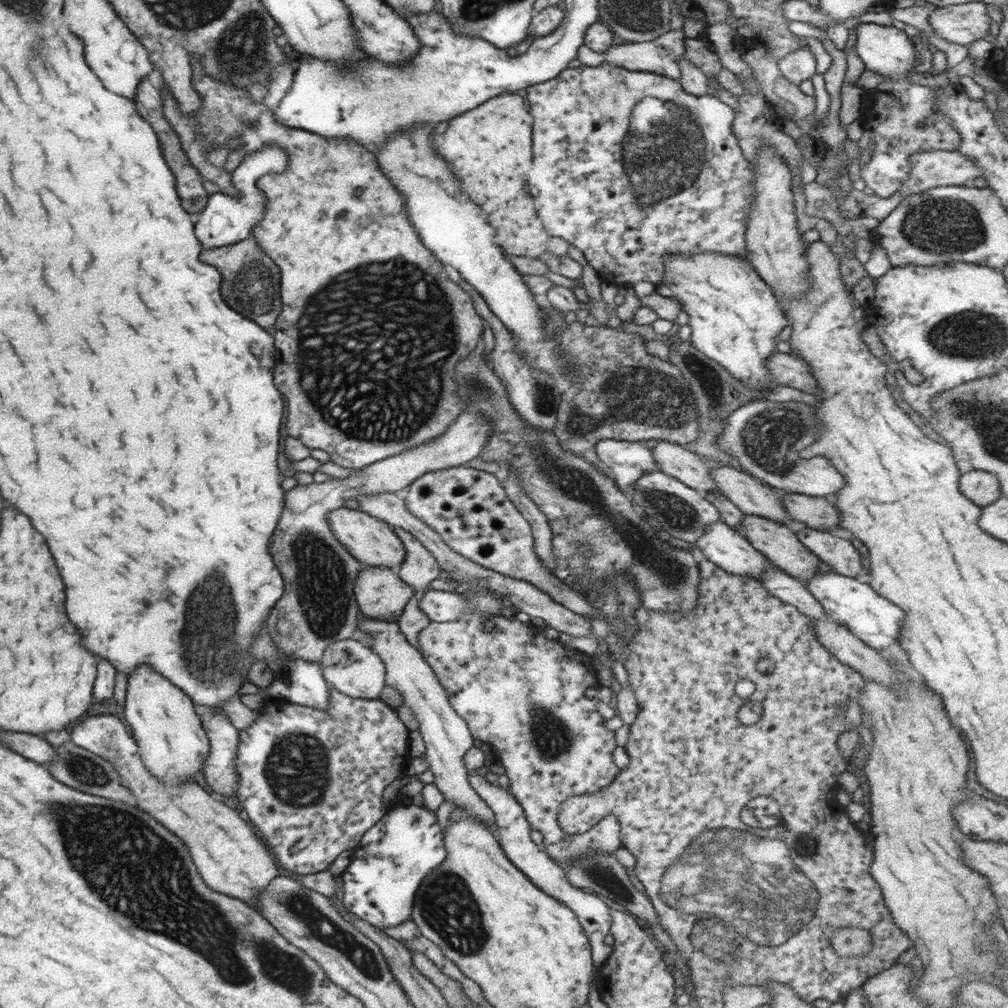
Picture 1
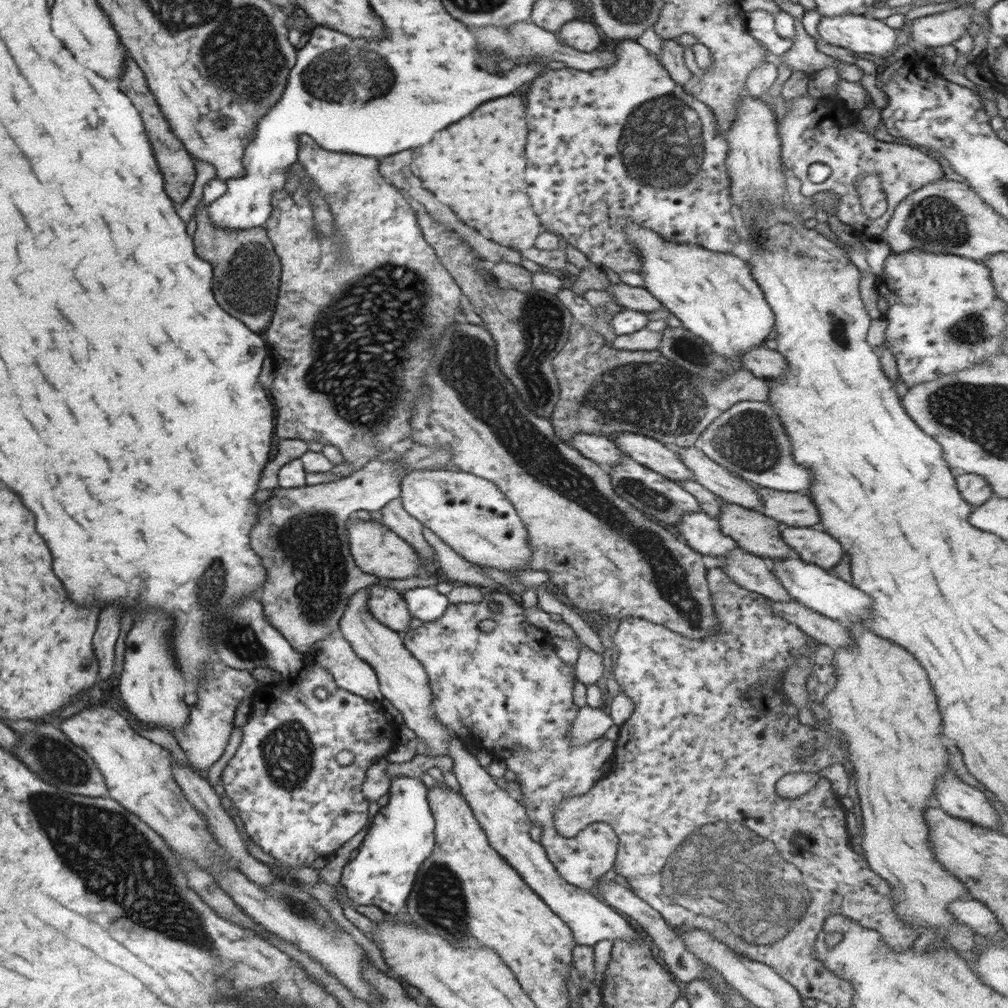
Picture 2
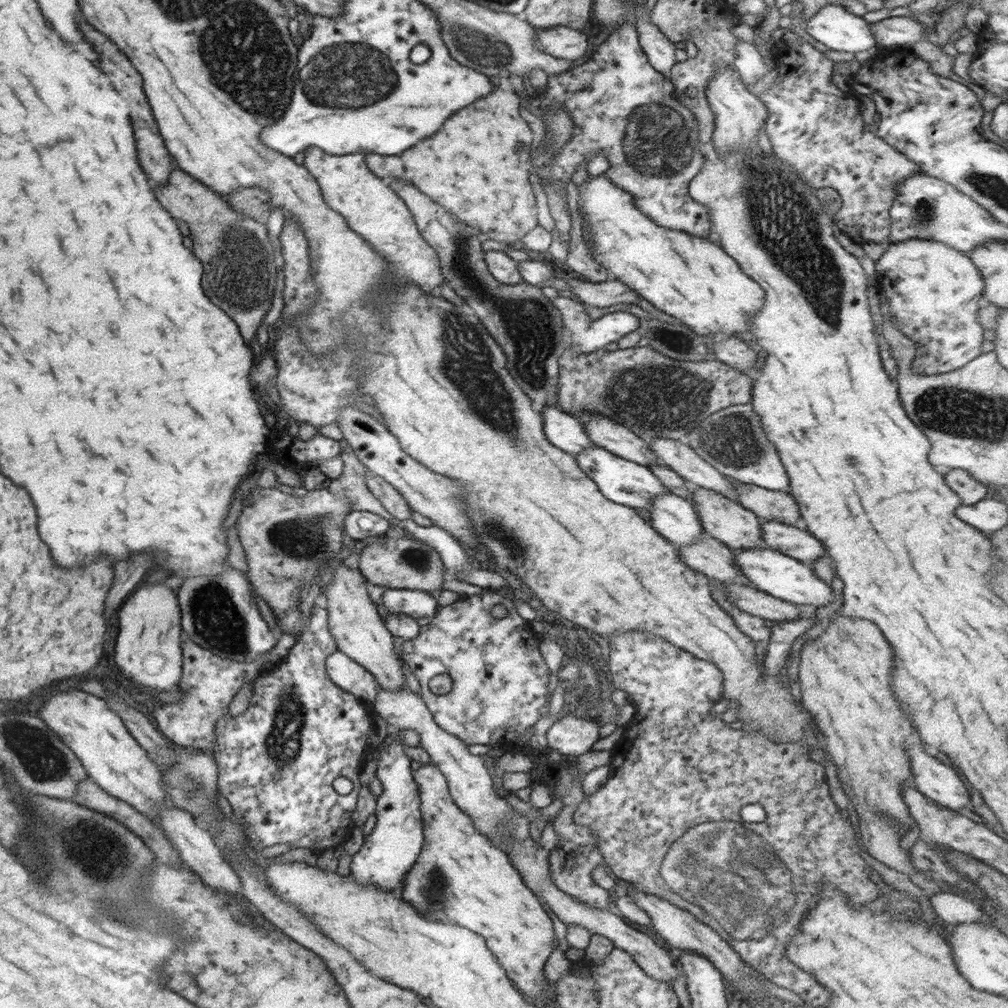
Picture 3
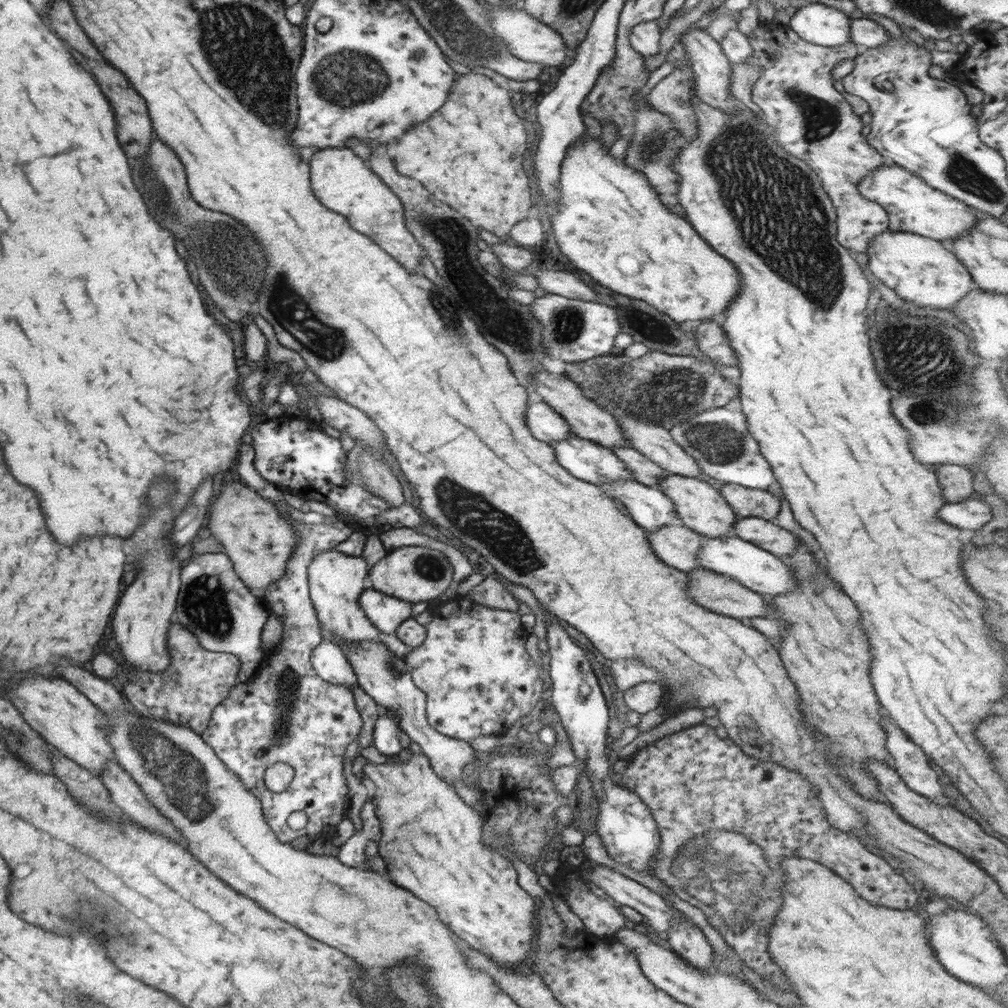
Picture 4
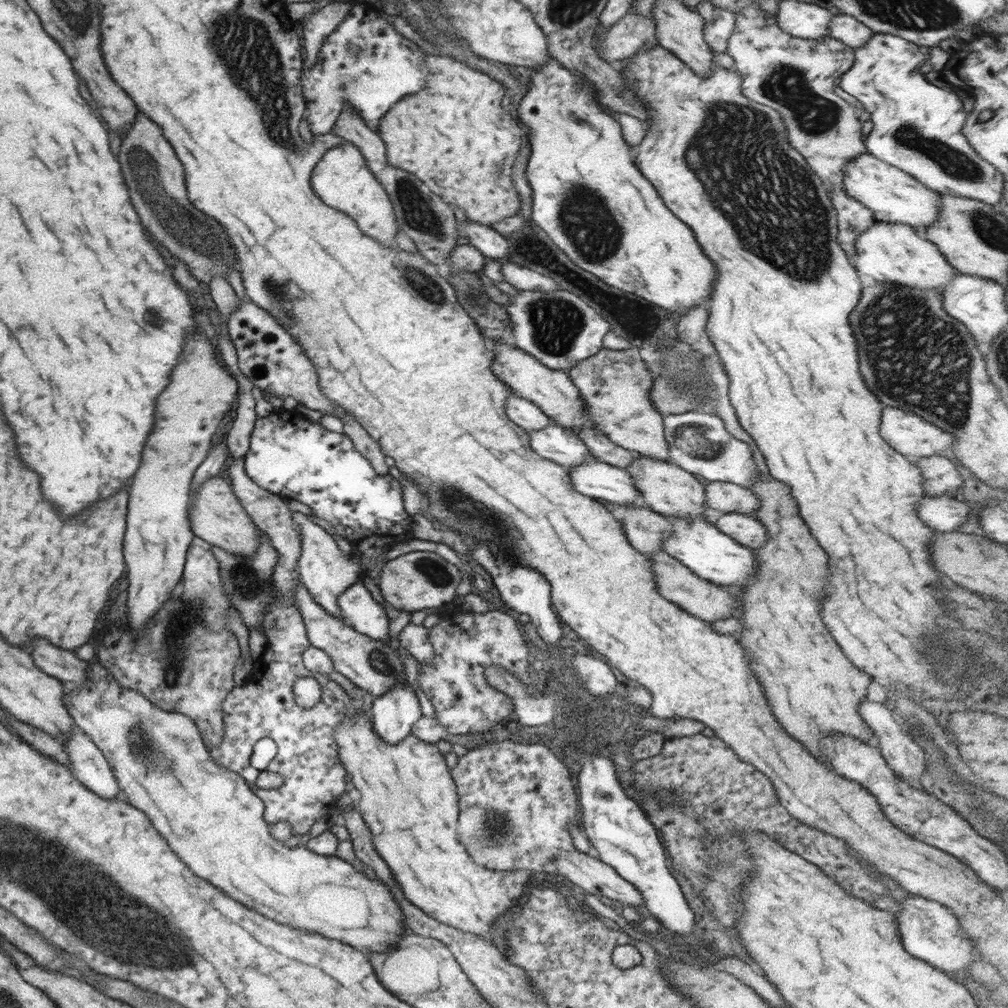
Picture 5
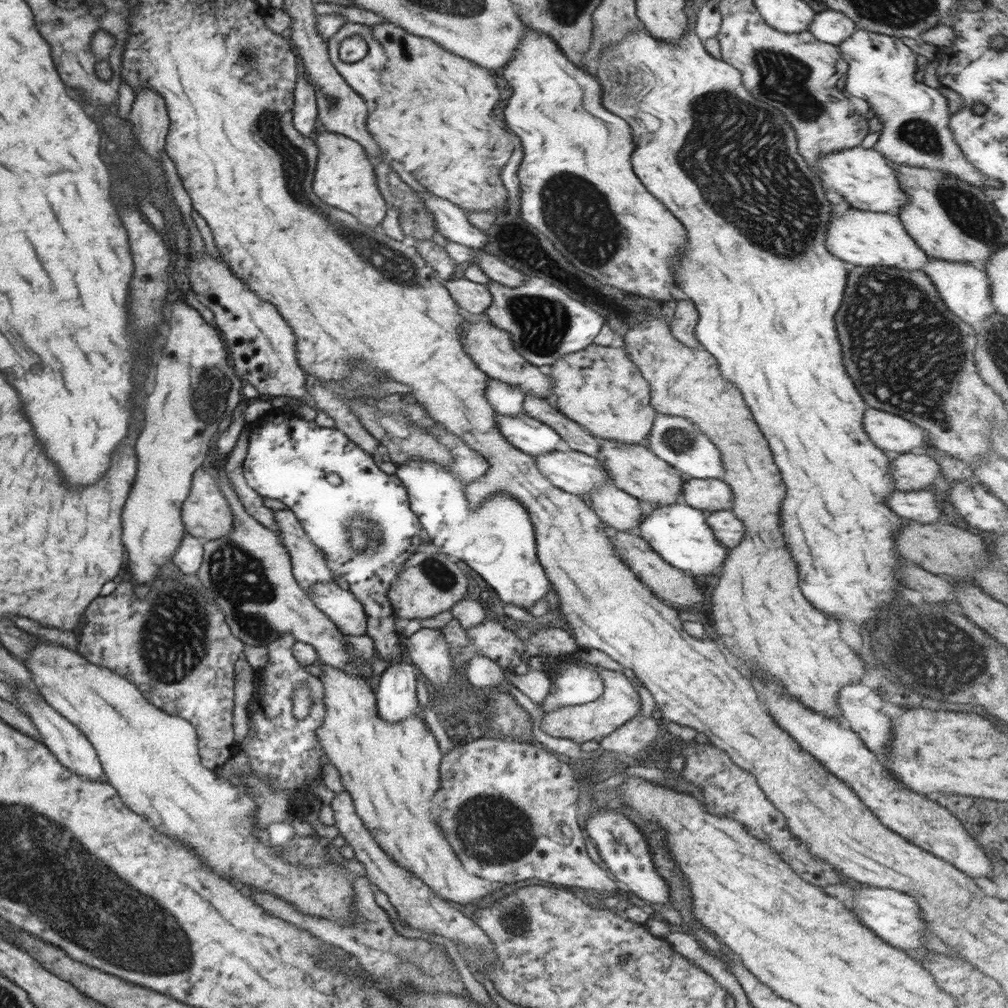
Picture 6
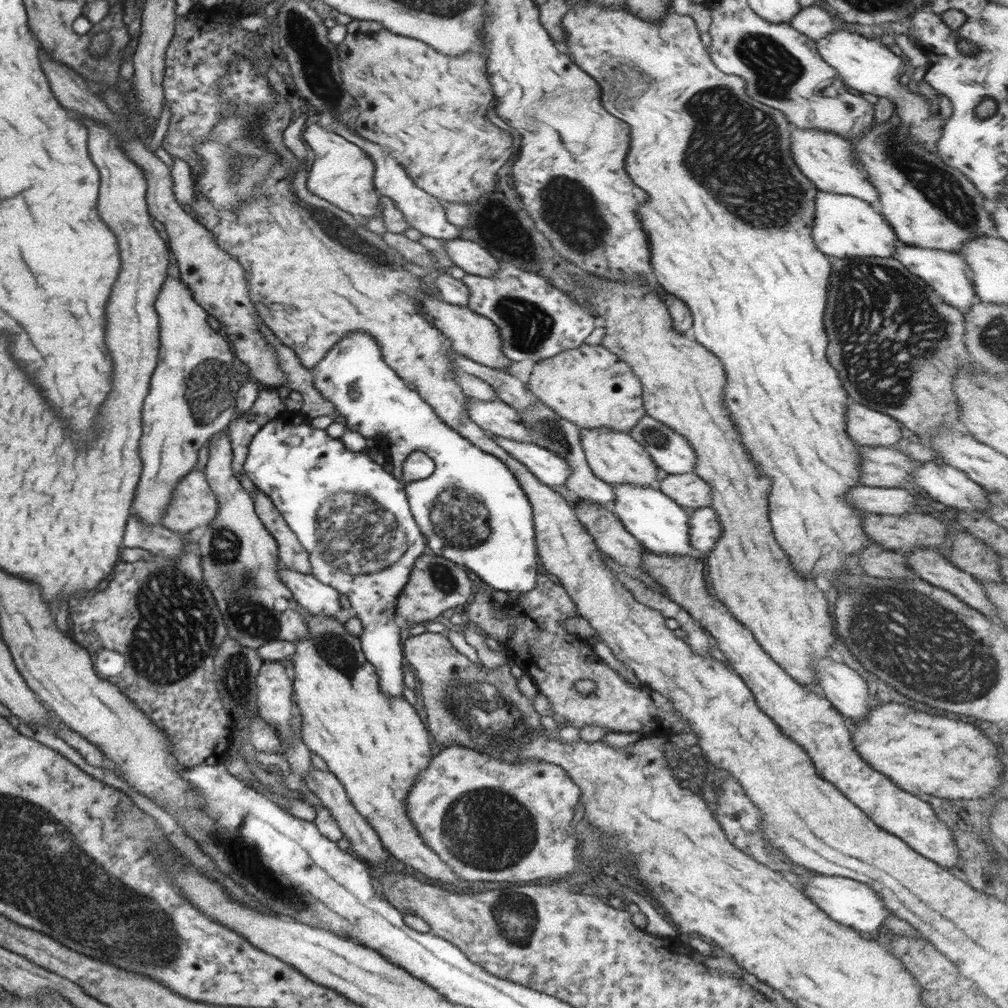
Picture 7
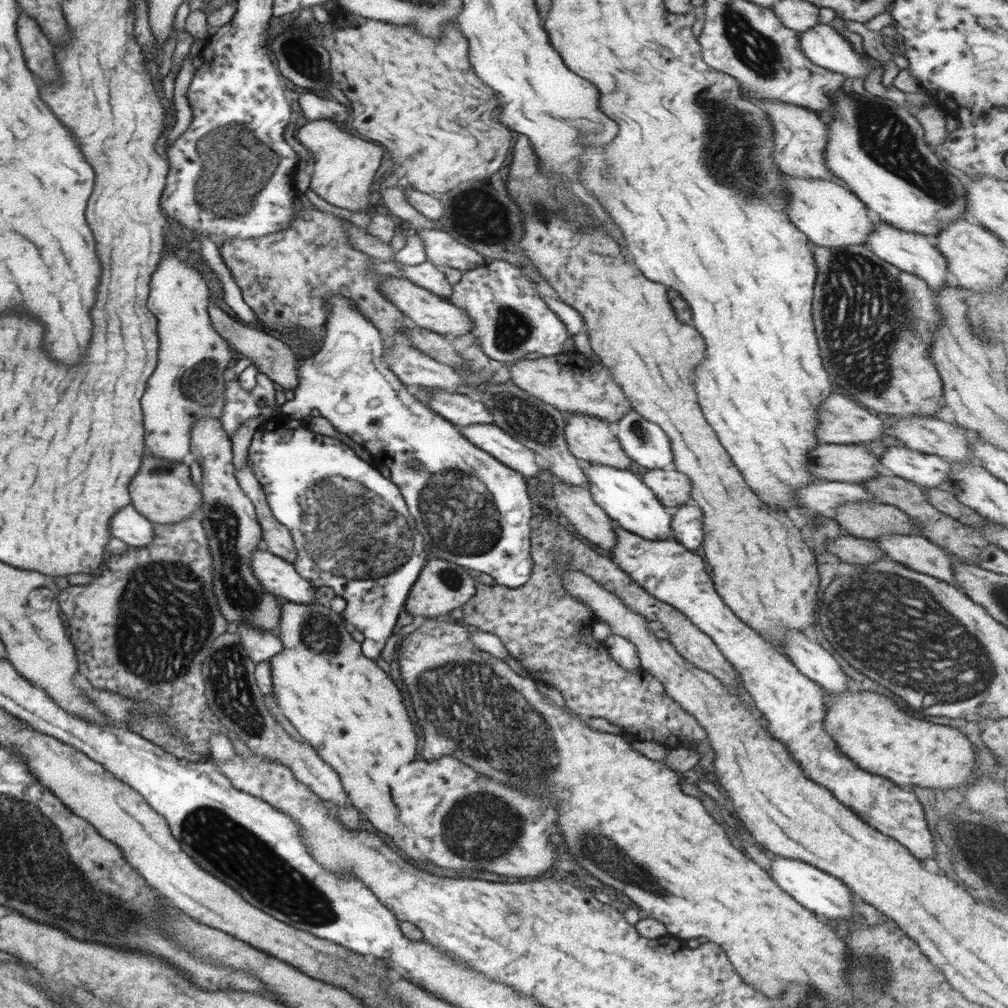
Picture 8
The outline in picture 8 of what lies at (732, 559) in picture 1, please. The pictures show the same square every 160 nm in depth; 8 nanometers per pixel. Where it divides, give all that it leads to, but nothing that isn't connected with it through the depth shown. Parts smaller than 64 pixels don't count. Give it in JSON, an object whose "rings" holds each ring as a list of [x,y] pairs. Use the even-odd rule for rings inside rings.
{"rings":[[[474,423],[456,427],[478,448],[489,452],[496,460],[519,472],[525,478],[539,474],[544,467],[533,450],[526,448],[494,424]]]}

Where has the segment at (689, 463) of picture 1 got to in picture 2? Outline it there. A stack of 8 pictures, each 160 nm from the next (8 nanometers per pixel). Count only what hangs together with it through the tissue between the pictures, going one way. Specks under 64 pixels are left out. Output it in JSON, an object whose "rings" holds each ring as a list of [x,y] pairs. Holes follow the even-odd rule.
{"rings":[[[613,432],[608,437],[626,456],[666,478],[673,481],[694,479],[693,472],[686,468],[678,453],[658,440],[631,432]]]}

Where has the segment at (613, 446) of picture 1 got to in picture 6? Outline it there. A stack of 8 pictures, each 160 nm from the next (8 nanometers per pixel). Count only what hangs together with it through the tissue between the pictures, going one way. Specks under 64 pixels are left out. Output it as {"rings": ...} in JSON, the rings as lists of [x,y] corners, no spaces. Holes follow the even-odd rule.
{"rings":[[[489,378],[485,388],[485,397],[496,413],[508,416],[525,414],[523,409],[525,393],[520,388]]]}

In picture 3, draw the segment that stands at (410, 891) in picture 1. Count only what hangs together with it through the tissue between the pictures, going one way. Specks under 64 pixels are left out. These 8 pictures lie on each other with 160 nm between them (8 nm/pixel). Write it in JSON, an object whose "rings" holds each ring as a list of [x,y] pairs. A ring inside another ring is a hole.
{"rings":[[[391,729],[384,737],[376,748],[379,757],[375,776],[383,784],[375,808],[377,822],[372,833],[364,837],[360,850],[352,855],[350,875],[360,884],[378,887],[401,897],[403,880],[416,862],[424,842],[421,798],[410,768],[411,759],[404,753],[405,744],[399,739],[398,732]]]}

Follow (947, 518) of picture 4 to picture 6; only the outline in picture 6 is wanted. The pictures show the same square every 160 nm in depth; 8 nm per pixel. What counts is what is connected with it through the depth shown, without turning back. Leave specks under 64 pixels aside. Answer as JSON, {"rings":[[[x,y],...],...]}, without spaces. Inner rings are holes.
{"rings":[[[924,489],[919,491],[892,491],[886,499],[891,511],[898,516],[921,523],[936,523],[943,513],[936,506],[934,491]]]}

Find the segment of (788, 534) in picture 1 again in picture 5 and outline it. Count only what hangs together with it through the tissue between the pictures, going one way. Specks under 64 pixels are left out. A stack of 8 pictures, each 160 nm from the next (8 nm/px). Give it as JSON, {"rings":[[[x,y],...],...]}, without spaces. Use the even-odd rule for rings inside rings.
{"rings":[[[636,454],[634,460],[625,469],[633,478],[635,487],[639,490],[647,507],[659,515],[694,519],[704,517],[704,512],[708,512],[705,486],[694,475],[675,463]]]}

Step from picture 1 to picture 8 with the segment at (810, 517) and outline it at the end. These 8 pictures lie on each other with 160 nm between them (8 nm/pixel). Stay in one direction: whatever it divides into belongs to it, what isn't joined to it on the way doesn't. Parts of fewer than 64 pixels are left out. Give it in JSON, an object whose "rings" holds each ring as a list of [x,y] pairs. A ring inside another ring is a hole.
{"rings":[[[649,469],[642,482],[650,488],[665,507],[675,509],[691,503],[691,480],[682,472],[668,469]]]}

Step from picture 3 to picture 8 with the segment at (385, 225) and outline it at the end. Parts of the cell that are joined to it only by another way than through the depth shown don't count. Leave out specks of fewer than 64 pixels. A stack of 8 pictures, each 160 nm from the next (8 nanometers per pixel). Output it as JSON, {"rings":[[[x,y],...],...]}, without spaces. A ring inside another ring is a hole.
{"rings":[[[330,119],[310,121],[300,128],[297,141],[314,158],[314,173],[309,188],[334,207],[352,212],[365,211],[370,206],[373,184],[379,176],[376,170],[387,154],[379,144],[350,136],[341,128],[342,124]]]}

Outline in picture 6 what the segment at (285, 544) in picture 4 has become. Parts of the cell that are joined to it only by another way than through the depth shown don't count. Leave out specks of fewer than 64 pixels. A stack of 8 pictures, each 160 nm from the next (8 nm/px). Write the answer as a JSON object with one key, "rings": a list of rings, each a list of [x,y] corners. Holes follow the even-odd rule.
{"rings":[[[197,468],[193,472],[191,489],[181,508],[181,519],[185,531],[201,540],[220,539],[231,533],[233,512],[226,497],[222,494],[213,471]]]}

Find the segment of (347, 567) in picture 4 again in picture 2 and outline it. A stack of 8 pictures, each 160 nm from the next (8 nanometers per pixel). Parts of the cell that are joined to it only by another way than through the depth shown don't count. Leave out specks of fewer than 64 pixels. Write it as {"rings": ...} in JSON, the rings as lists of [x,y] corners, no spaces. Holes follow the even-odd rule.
{"rings":[[[367,589],[356,591],[346,605],[346,612],[339,620],[338,635],[350,643],[358,658],[367,662],[378,676],[383,699],[389,700],[402,713],[402,724],[414,731],[422,739],[431,756],[444,756],[450,739],[456,736],[435,716],[430,679],[426,669],[405,647],[402,634],[378,622],[368,609],[369,592]]]}

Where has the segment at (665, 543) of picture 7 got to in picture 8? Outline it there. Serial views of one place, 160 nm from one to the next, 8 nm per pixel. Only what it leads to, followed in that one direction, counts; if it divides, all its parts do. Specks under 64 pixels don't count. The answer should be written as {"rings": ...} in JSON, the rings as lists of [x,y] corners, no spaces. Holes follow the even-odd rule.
{"rings":[[[583,462],[581,464],[589,484],[587,488],[594,502],[618,526],[648,540],[673,538],[671,529],[673,509],[660,504],[656,495],[642,482],[642,479],[634,475],[632,470],[618,470],[618,468],[602,466],[600,463]]]}

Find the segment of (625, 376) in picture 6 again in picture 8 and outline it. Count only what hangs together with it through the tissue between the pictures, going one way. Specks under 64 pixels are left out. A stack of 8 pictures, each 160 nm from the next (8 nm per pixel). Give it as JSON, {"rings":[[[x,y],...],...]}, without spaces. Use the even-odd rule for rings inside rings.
{"rings":[[[570,350],[537,360],[516,359],[510,366],[510,374],[512,384],[555,406],[564,414],[592,415],[613,425],[633,410],[622,387],[594,352],[586,355]]]}

